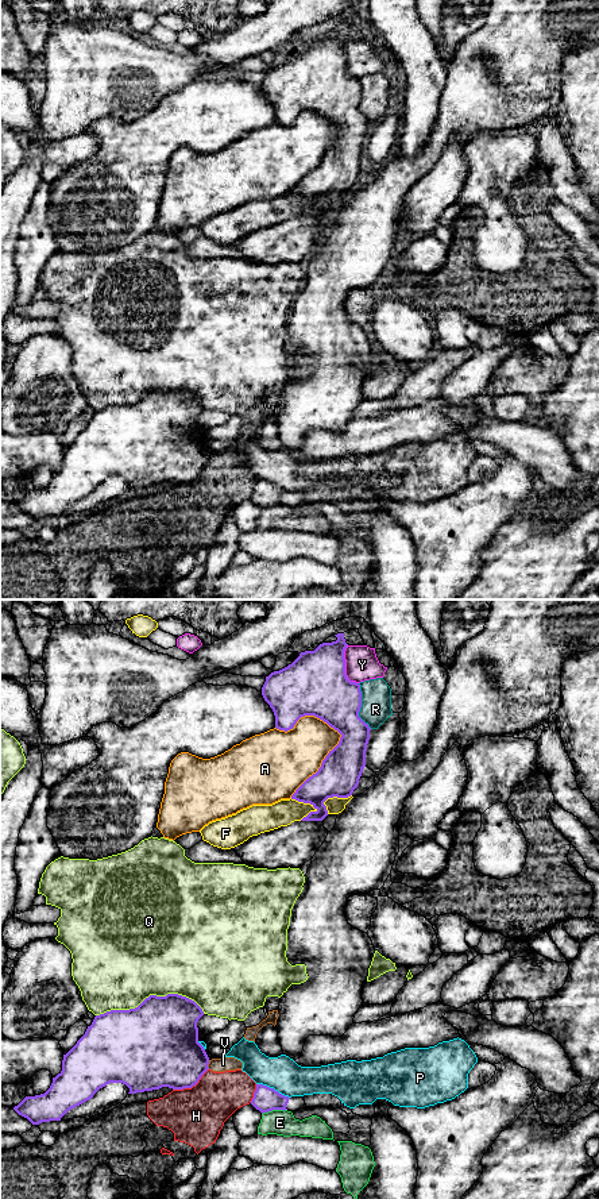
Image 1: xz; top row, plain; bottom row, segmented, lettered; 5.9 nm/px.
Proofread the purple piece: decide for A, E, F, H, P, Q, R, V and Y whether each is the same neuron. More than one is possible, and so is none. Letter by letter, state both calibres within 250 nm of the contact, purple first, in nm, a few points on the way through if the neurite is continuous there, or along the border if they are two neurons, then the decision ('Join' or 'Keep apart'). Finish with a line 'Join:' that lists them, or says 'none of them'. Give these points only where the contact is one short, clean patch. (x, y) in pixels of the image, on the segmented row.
A: Thickness 240 nm (purple) against 320 nm. Keep apart
E: Thickness 150 nm (purple) against 150 nm. Keep apart
F: Thickness 240 nm (purple) against 160 nm. Keep apart
H: Thickness 400 nm (purple) against 340 nm. Keep apart
P: Thickness 150 nm (purple) against 200 nm. Keep apart
Q: Thickness 440 nm (purple) against 500 nm. Keep apart
R: Thickness 320 nm (purple) against 180 nm. Keep apart
V: Thickness 400 nm (purple) against 80 nm. Boundary: xz (209, 1060), (208, 1068). Keep apart
Y: Thickness 380 nm (purple) against 190 nm. Keep apart
Join: none of them

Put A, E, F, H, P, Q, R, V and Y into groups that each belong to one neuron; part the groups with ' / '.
A / E / F / H V / P / Q / R / Y

